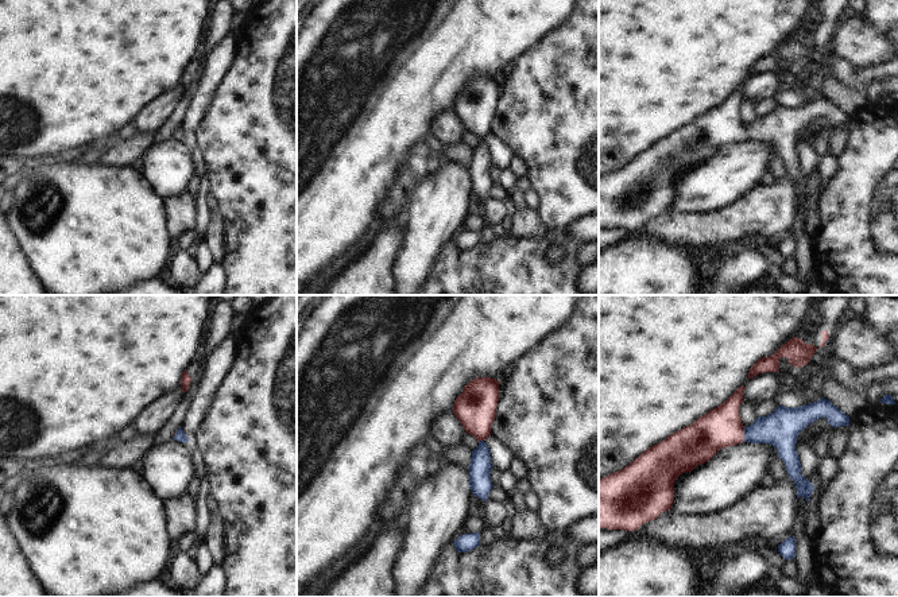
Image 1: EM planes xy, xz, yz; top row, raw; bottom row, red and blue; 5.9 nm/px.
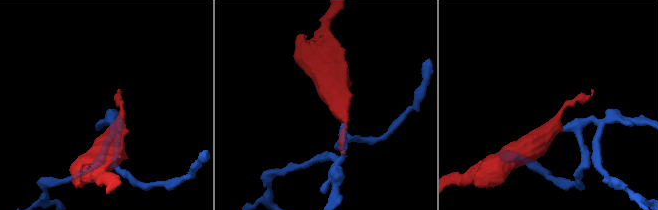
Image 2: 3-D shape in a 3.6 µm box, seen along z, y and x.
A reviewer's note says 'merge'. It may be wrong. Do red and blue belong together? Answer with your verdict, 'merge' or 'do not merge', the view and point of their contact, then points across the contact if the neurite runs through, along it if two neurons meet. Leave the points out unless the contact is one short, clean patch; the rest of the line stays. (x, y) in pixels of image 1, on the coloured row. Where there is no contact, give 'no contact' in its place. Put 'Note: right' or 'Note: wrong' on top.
Note: right
merge; contact yz (743, 434)

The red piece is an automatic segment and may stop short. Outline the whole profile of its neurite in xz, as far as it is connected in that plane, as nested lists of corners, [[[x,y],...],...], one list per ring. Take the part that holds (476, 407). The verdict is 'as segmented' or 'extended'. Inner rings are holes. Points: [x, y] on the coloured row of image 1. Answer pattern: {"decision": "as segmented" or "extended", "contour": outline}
{"decision": "extended", "contour": [[[476,377],[471,380],[456,398],[453,414],[464,430],[480,443],[472,450],[469,464],[469,488],[475,496],[488,501],[491,482],[489,449],[484,442],[491,435],[491,426],[496,418],[499,402],[499,381],[492,377]]]}

